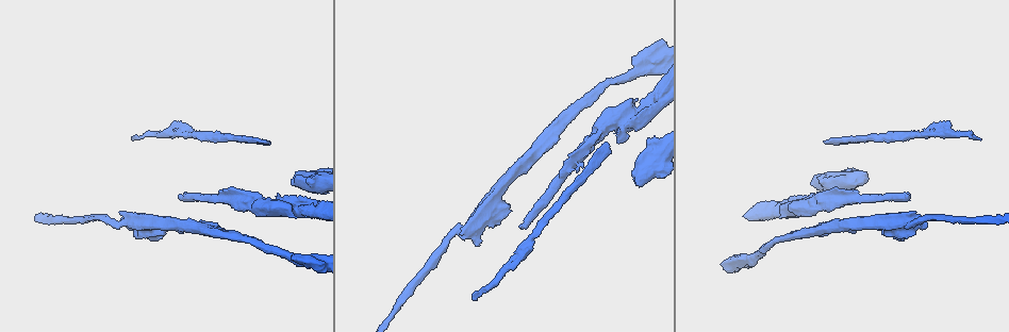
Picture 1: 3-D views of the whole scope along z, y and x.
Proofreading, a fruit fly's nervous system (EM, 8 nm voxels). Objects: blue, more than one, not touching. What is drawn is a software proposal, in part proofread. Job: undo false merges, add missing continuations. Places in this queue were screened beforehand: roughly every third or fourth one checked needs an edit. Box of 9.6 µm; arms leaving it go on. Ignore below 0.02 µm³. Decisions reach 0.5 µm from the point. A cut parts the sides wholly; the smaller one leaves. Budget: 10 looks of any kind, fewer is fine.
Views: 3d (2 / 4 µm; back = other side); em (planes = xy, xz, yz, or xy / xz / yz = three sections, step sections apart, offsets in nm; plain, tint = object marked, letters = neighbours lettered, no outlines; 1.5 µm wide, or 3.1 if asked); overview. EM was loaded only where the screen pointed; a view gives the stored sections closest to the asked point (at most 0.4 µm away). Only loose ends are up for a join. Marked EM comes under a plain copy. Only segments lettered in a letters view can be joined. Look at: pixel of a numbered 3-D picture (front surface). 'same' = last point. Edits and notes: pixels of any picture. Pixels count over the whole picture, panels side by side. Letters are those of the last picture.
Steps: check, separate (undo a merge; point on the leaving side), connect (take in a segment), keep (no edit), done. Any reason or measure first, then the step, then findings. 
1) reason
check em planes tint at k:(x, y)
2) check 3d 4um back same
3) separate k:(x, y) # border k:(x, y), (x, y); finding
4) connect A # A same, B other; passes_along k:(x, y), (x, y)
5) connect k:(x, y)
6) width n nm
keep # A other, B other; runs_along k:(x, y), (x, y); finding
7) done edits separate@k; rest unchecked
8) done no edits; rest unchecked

side arm on a straight run
check em xz step 8 tint at 1:(743, 262)

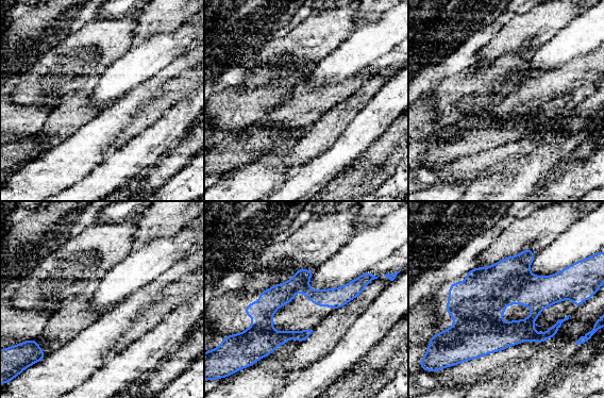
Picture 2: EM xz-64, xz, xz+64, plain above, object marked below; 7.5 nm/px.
check em planes tint same

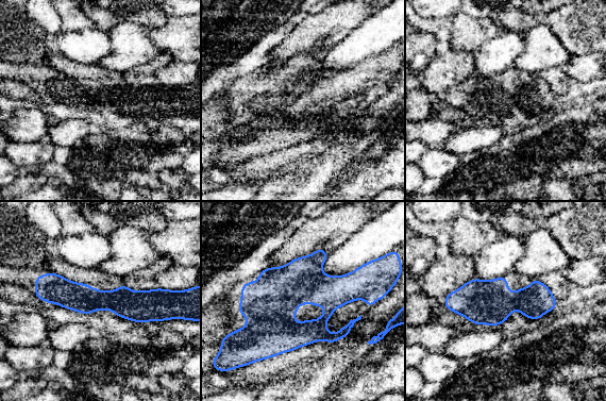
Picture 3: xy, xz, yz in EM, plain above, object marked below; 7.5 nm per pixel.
check em planes letters same

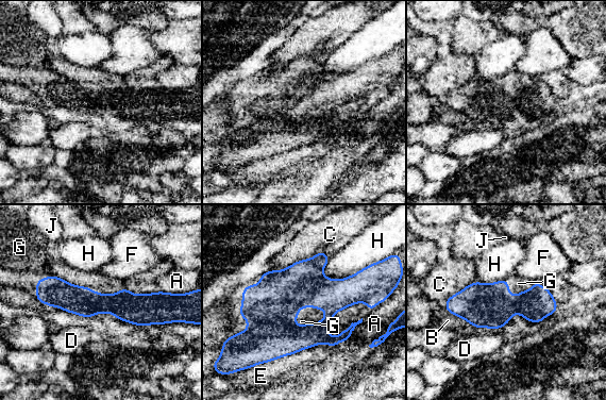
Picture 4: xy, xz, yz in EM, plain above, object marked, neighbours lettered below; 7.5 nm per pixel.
longest_contact C 460 nm
keep # A other, B other, C other, D other, E other, F other, G other, H other, J other; border 4:(51, 273), (72, 284), (89, 288); all the same neuron

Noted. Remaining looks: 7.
stops while still wide
check 3d 2um at 1:(638, 184)

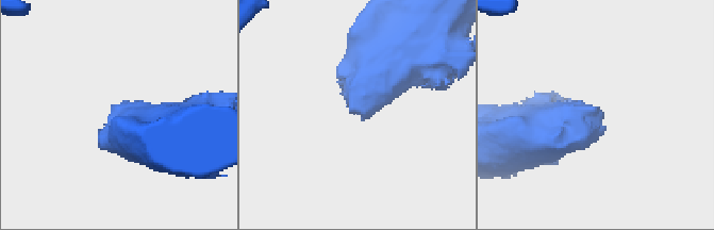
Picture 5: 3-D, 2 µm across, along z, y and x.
check em planes letters at 5:(349, 110)

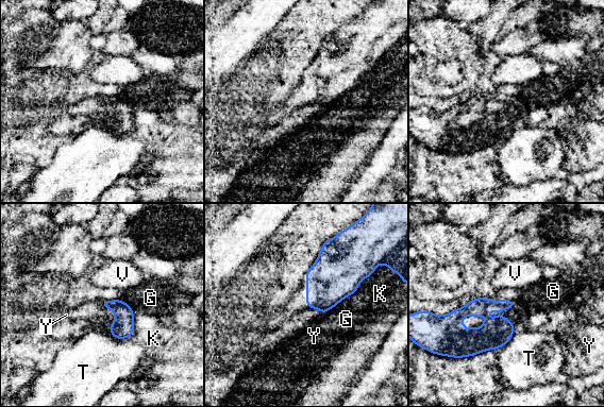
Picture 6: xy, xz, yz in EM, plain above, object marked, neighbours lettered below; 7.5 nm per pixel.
keep # G other, K other, T other, V other, Y other; border 6:(355, 291), (341, 299), (322, 315); no lettered segment goes on from it

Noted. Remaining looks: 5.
free end
check 3d 2um at 1:(898, 241)

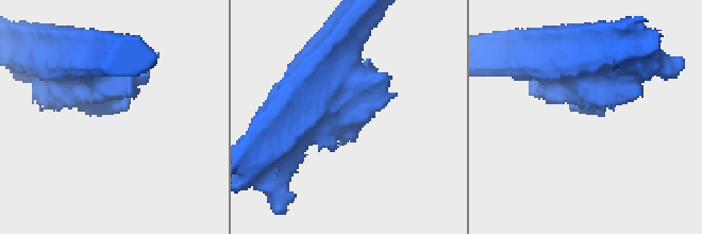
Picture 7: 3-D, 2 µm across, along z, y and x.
now the EM
check em planes letters at 7:(358, 112)

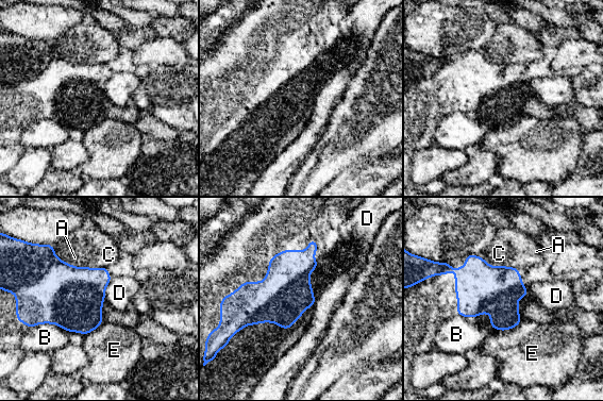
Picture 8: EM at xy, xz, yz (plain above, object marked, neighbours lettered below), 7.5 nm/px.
keep # A other, B other, C other, D other, E other; border 8:(111, 279), (105, 287), (104, 300); none of them fits

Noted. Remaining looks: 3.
thin end
check em planes letters at 1:(133, 140)

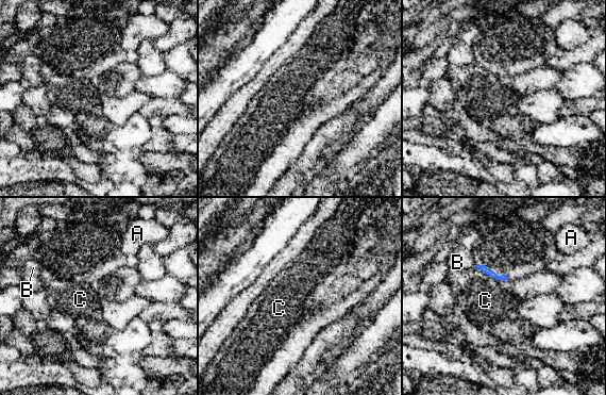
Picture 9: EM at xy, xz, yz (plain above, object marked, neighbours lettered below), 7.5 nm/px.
longest_contact C 280 nm
keep # A other, B other, C other; border 9:(475, 265), (489, 276), (508, 279); none of them fits

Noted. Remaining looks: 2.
done no edits; rest unchecked

